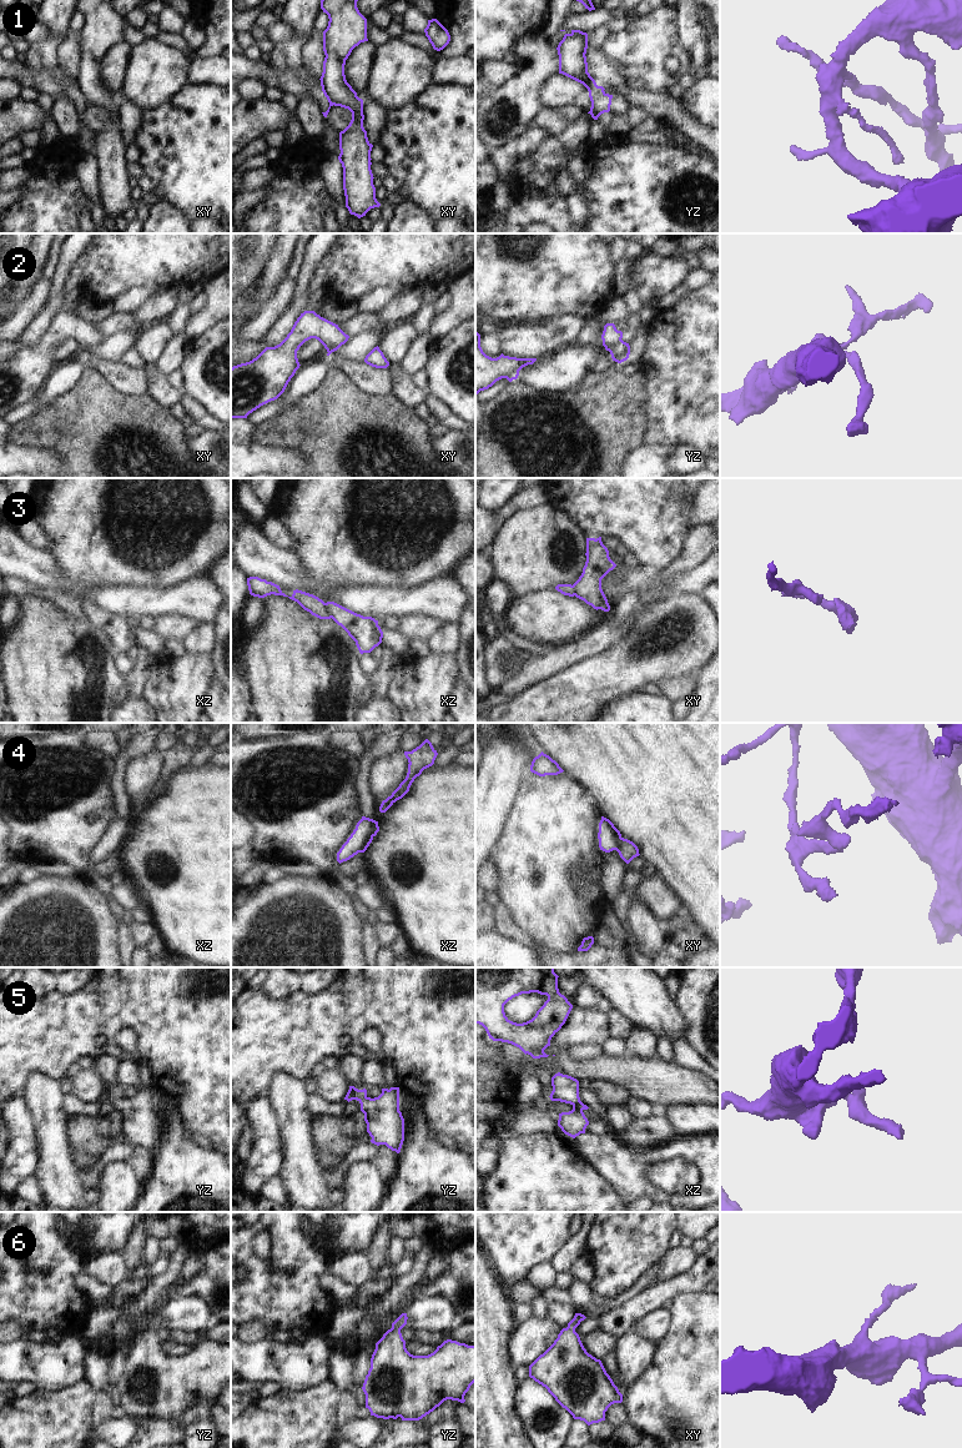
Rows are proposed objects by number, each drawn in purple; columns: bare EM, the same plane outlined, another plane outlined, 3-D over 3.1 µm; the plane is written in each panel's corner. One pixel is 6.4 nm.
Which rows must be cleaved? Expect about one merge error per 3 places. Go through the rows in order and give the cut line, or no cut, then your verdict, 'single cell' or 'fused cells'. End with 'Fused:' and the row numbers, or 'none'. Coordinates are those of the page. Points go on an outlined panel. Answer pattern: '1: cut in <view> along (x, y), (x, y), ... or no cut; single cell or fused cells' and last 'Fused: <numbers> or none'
1: cut in xy along (322, 86), (333, 104); fused cells
2: cut in yz along (621, 340), (608, 350); fused cells
3: cut in xz along (325, 603), (331, 617); fused cells
4: cut in xy along (623, 838), (614, 849); fused cells
5: no cut; single cell
6: no cut; single cell
Fused: 1, 2, 3, 4

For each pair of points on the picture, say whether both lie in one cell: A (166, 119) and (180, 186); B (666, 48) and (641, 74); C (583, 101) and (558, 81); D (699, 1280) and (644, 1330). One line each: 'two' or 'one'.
A: one
B: one
C: one
D: two

